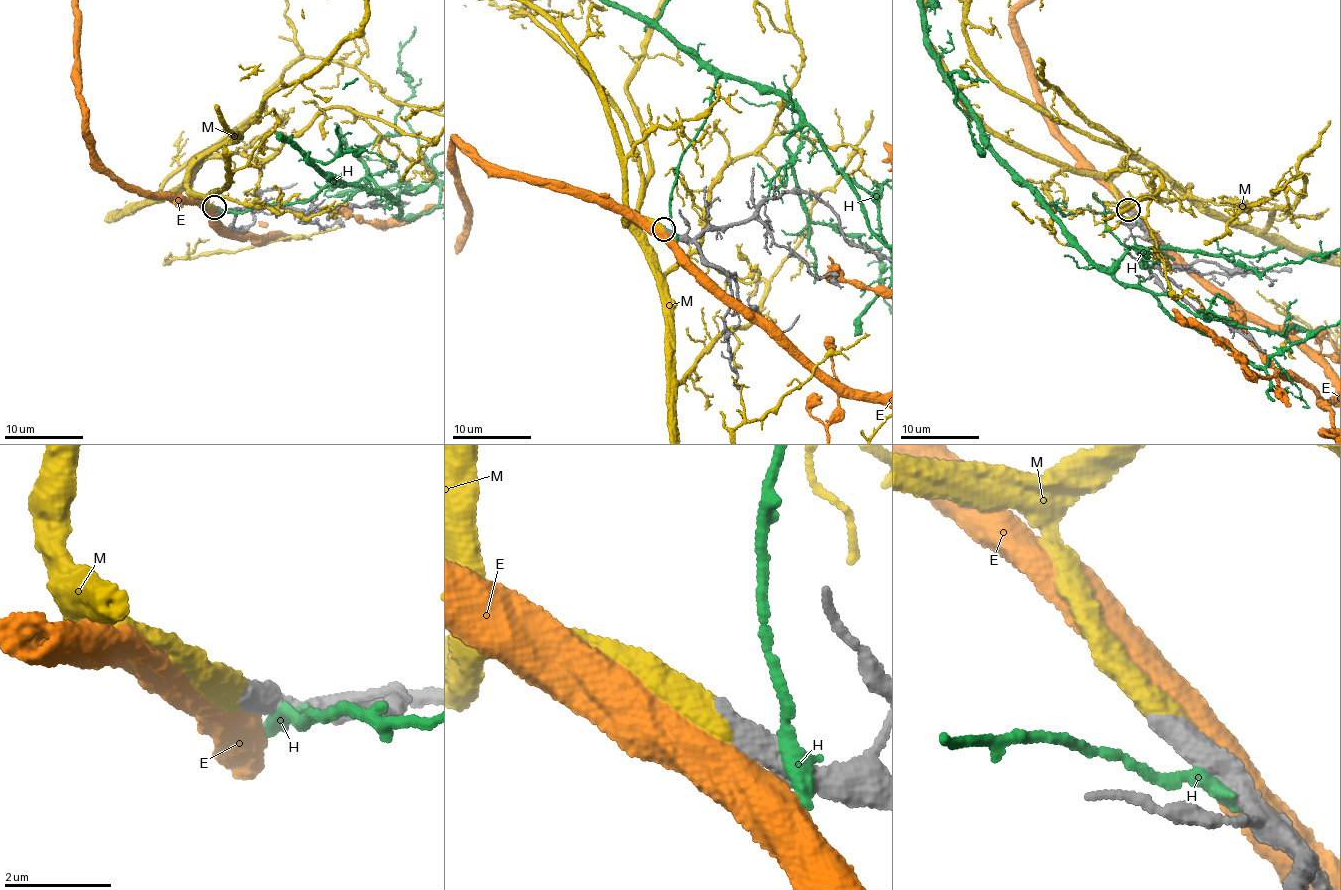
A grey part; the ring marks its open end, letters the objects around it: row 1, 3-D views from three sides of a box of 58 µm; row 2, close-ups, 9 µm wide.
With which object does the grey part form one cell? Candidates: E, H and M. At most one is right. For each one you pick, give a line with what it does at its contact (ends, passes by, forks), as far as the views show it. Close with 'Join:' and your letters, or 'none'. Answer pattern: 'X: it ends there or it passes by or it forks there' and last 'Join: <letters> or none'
M: it ends there
Join: M

